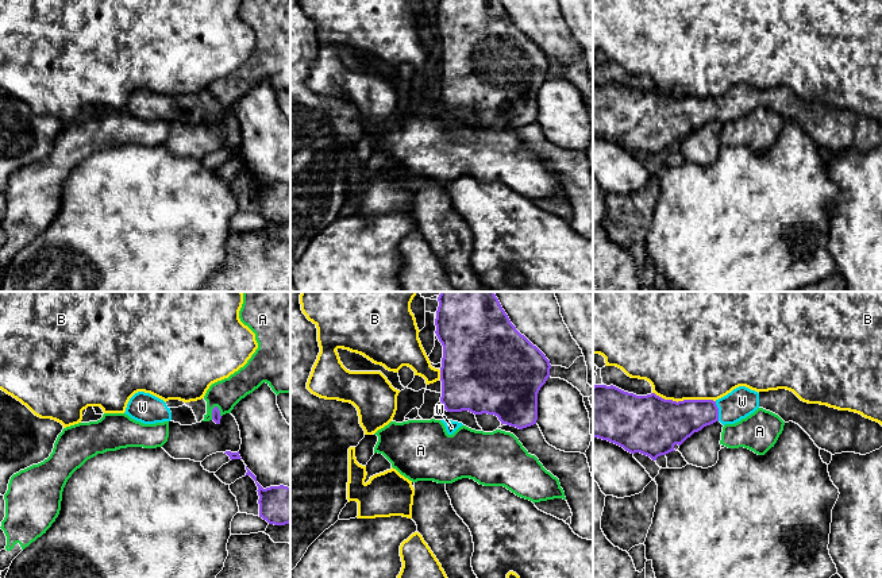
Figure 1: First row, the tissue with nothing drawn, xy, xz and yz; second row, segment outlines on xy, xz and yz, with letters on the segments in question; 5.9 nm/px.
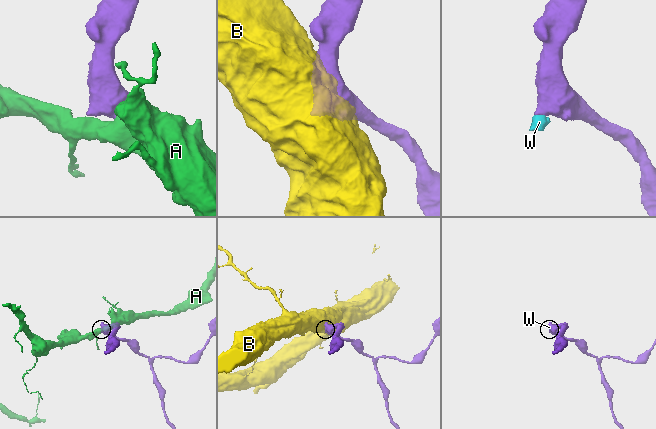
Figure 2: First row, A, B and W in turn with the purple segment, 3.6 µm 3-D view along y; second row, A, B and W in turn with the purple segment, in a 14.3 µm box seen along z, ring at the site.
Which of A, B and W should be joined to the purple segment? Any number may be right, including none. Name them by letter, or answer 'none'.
W

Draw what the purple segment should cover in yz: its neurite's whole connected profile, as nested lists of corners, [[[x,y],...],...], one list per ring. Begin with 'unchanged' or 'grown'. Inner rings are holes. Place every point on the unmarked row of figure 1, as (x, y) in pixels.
grown | [[[594,82],[593,84],[593,135],[608,138],[623,144],[625,149],[635,151],[640,150],[656,158],[658,154],[666,153],[674,147],[674,143],[681,143],[694,130],[701,128],[704,124],[720,119],[723,123],[735,122],[742,116],[746,116],[754,111],[758,105],[763,105],[778,112],[785,120],[793,119],[798,122],[814,139],[814,142],[831,150],[855,150],[860,153],[870,151],[882,144],[882,123],[877,119],[863,115],[859,111],[850,108],[839,108],[820,101],[808,101],[801,99],[793,89],[786,86],[755,89],[746,84],[733,86],[727,93],[713,97],[683,97],[673,99],[665,97],[655,90],[647,93],[636,93],[633,90],[624,89],[613,82]]]

